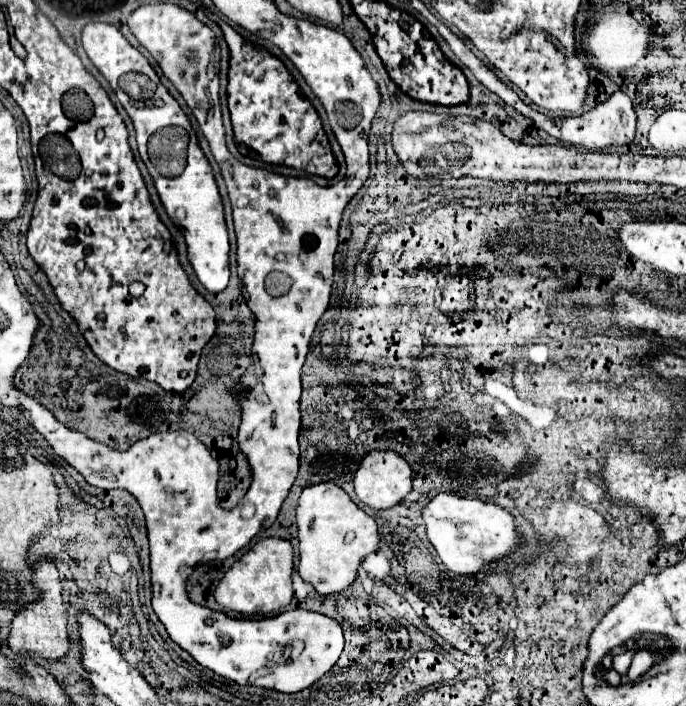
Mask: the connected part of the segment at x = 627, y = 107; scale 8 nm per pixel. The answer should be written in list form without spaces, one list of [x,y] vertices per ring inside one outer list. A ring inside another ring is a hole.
[[[614,92],[606,102],[598,104],[594,110],[590,112],[584,112],[580,116],[568,116],[568,118],[552,118],[548,120],[548,117],[539,113],[538,122],[542,122],[540,126],[554,138],[562,140],[562,142],[568,142],[568,144],[574,144],[574,146],[582,146],[586,150],[606,150],[610,146],[624,146],[624,144],[630,144],[634,140],[634,130],[636,130],[636,114],[634,114],[634,108],[632,108],[632,100],[622,92]]]

